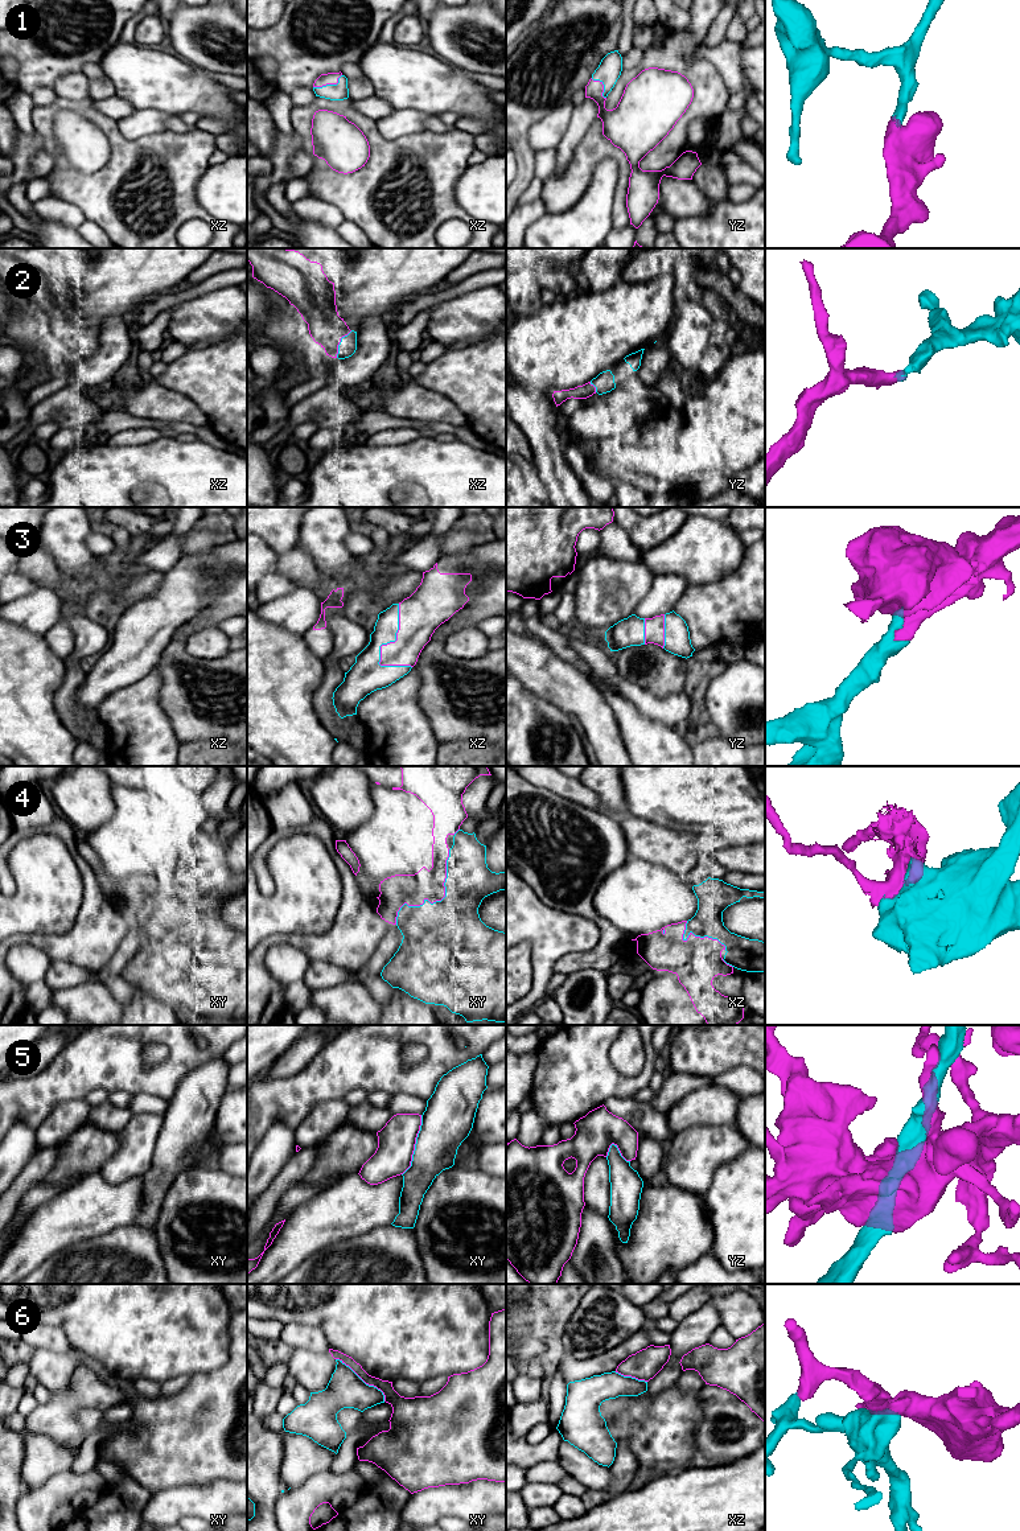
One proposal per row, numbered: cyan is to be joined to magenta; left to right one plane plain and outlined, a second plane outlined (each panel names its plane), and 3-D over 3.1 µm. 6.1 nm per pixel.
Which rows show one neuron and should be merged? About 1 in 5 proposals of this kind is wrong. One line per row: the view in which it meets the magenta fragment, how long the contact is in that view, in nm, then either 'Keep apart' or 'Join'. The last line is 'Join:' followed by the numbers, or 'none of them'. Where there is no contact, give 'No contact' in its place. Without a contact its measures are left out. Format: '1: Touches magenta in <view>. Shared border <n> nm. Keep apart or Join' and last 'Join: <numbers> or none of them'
1: Touches magenta in xz. Shared border 190 nm. Join
2: Touches magenta in xz. Shared border 190 nm. Join
3: Touches magenta in xz. Shared border 400 nm. Join
4: Touches magenta in xy. Shared border 550 nm. Join
5: Touches magenta in xy. Shared border 380 nm. Keep apart
6: Touches magenta in xy. Shared border 400 nm. Keep apart
Join: 1, 2, 3, 4

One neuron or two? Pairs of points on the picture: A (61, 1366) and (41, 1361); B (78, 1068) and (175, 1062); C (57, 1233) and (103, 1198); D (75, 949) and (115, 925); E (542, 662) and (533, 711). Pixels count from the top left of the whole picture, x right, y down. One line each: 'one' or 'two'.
A: one
B: one
C: one
D: one
E: two

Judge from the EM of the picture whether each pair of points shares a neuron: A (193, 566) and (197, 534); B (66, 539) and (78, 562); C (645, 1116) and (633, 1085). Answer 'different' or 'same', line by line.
A: different
B: same
C: different

